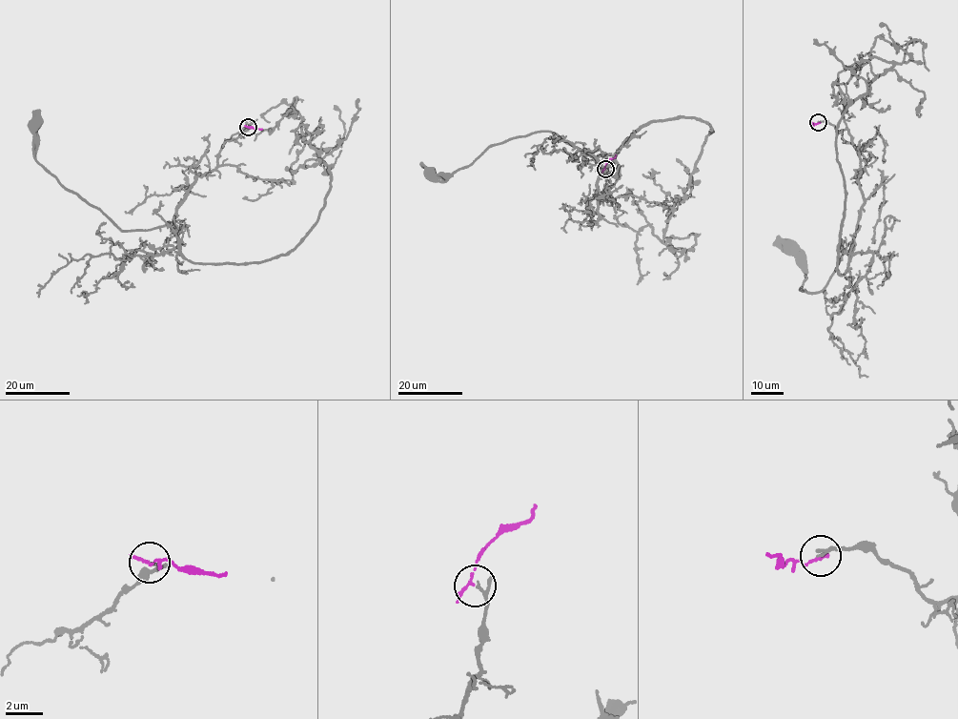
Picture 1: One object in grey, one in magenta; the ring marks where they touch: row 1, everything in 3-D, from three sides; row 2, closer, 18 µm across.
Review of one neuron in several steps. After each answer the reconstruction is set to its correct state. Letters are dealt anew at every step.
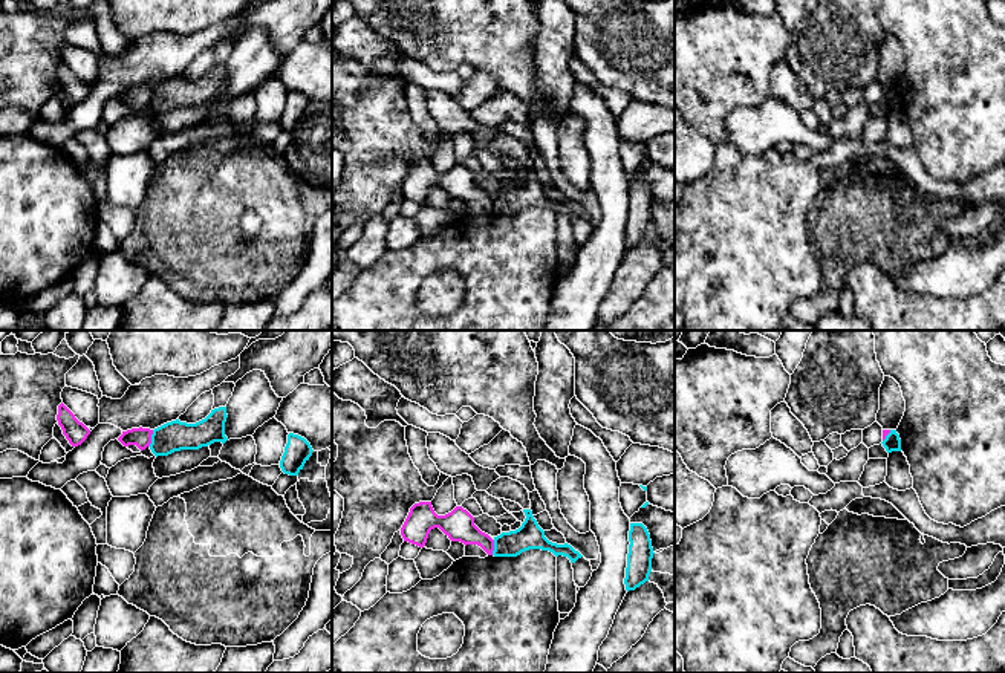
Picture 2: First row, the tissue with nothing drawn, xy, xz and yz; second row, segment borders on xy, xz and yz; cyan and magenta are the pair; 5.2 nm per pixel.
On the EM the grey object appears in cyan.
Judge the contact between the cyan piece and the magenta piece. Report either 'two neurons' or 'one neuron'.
two neurons

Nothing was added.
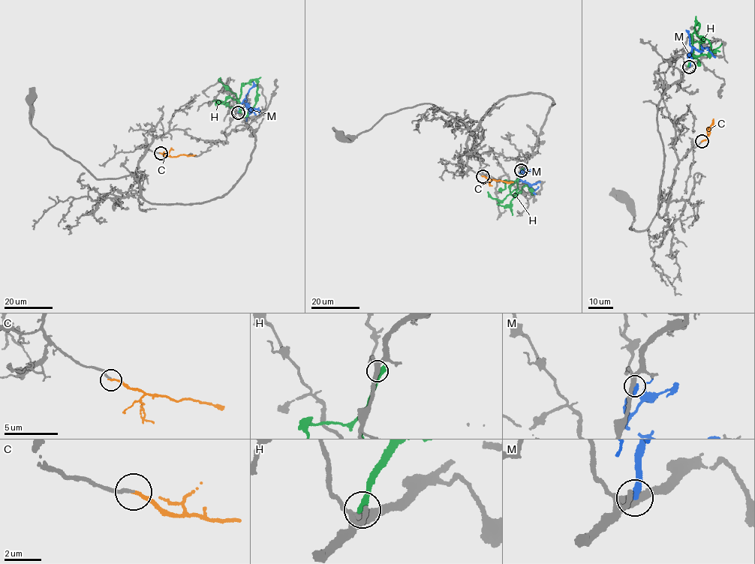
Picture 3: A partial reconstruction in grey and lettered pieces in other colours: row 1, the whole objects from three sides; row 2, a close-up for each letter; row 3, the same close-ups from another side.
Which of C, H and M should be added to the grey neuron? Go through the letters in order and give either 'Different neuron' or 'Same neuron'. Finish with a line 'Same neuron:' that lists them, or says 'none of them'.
C: Same neuron
H: Different neuron
M: Different neuron
Same neuron: C

